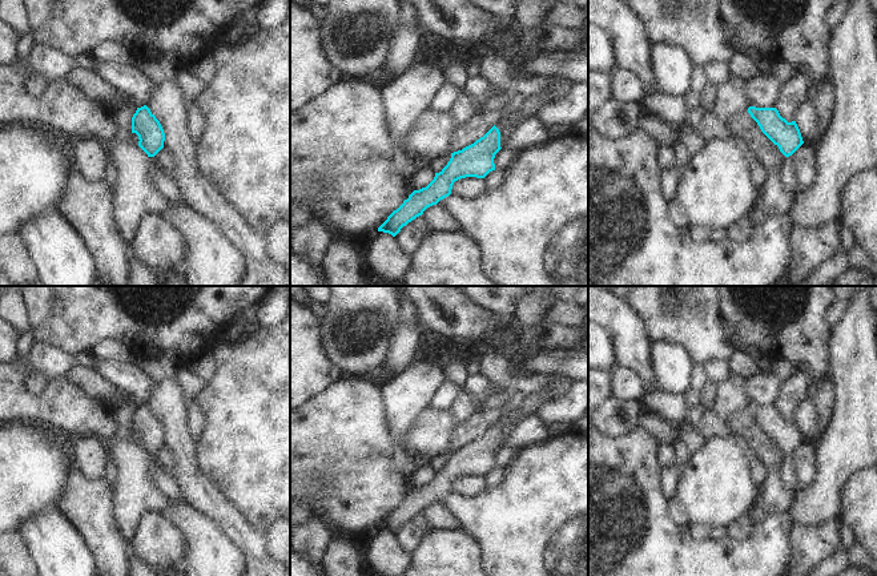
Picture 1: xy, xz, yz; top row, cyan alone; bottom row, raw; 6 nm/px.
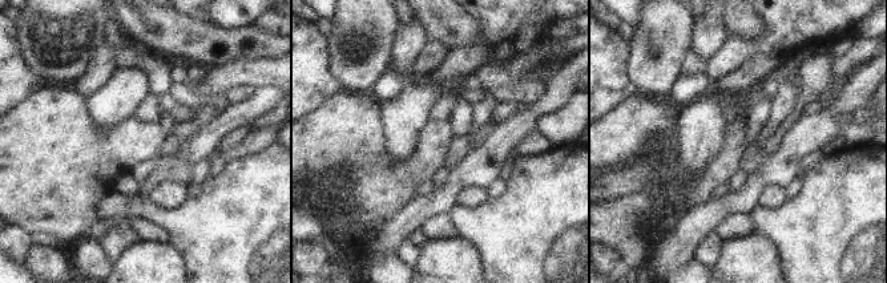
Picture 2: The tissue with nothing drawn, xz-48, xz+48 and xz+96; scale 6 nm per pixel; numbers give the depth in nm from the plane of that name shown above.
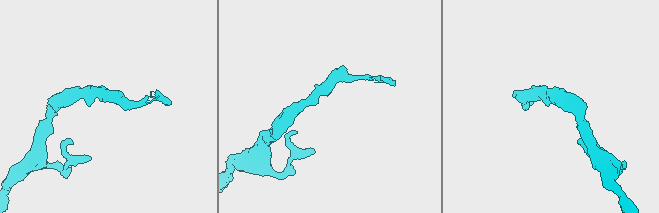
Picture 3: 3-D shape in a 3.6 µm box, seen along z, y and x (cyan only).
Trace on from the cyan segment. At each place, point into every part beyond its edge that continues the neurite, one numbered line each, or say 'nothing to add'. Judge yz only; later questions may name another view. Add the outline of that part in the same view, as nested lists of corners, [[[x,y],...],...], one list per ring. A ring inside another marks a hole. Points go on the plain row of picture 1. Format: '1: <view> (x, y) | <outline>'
1: yz (788, 476) | [[[792,454],[785,455],[783,466],[780,468],[780,480],[784,490],[797,491],[800,482],[794,472],[794,466],[792,462]]]

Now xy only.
1: xy (165, 483) | [[[149,455],[149,458],[149,476],[152,478],[156,488],[166,495],[172,503],[188,503],[174,478],[157,464],[154,455]]]

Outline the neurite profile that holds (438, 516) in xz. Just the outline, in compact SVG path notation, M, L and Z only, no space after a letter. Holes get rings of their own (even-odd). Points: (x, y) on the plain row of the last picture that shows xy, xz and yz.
M433 503L423 509L423 516L426 517L431 529L460 529L462 525L459 520L451 513L451 511L442 503Z

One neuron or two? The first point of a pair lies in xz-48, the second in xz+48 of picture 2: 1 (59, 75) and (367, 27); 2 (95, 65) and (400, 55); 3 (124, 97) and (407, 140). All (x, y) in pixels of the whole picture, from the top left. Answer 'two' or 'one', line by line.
1: one
2: one
3: one

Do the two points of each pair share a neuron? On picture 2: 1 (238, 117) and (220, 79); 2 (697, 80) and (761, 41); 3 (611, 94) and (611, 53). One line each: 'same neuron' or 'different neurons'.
1: different neurons
2: same neuron
3: same neuron

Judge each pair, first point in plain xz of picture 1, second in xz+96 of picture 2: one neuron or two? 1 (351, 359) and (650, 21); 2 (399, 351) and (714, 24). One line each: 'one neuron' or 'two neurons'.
1: one neuron
2: one neuron

